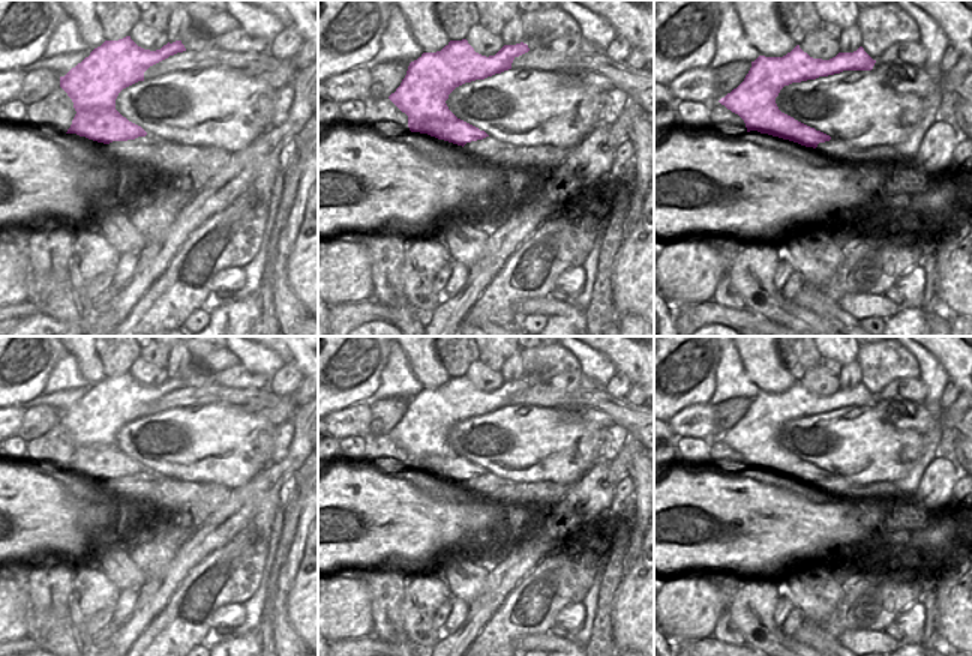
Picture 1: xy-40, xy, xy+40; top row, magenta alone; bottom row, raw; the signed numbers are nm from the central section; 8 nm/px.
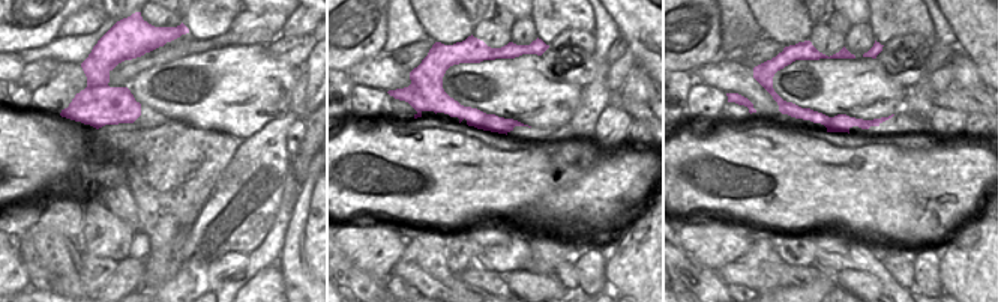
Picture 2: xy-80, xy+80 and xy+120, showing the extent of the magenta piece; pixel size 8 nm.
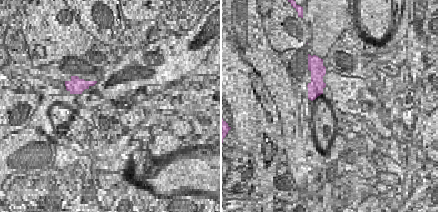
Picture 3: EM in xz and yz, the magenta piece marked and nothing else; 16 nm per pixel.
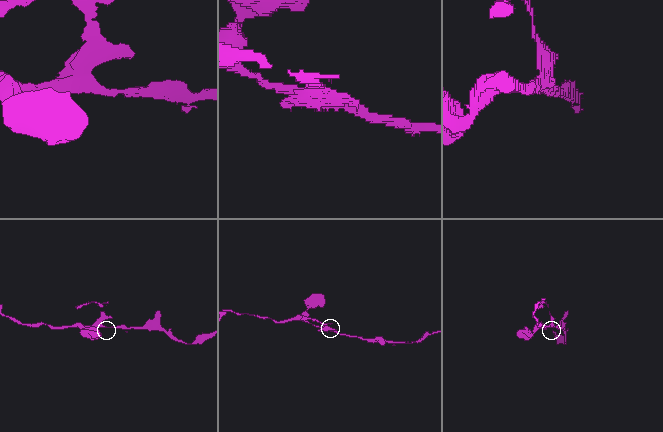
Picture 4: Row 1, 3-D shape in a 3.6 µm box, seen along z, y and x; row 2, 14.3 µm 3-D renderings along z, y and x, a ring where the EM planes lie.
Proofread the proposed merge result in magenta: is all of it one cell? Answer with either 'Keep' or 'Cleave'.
Cleave

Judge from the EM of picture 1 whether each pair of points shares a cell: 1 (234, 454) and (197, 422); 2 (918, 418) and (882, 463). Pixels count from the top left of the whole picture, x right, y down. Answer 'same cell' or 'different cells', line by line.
1: same cell
2: different cells

